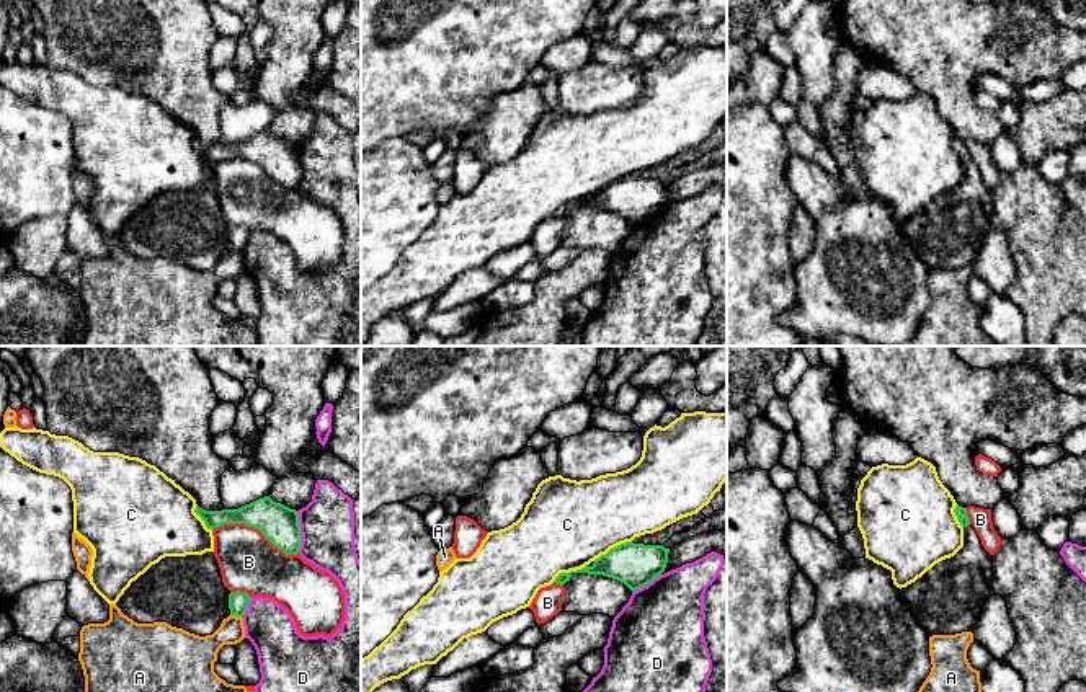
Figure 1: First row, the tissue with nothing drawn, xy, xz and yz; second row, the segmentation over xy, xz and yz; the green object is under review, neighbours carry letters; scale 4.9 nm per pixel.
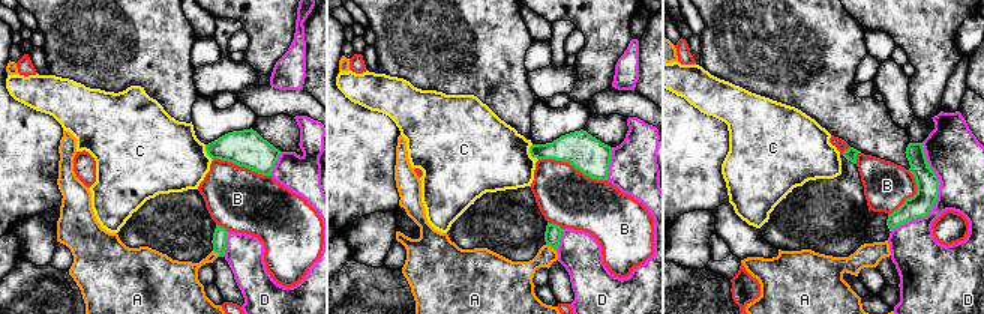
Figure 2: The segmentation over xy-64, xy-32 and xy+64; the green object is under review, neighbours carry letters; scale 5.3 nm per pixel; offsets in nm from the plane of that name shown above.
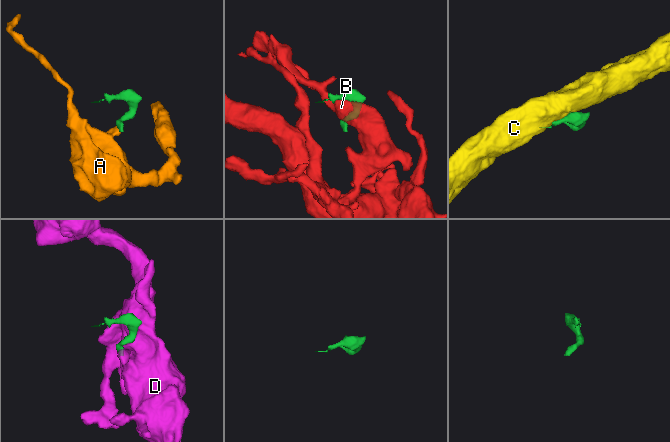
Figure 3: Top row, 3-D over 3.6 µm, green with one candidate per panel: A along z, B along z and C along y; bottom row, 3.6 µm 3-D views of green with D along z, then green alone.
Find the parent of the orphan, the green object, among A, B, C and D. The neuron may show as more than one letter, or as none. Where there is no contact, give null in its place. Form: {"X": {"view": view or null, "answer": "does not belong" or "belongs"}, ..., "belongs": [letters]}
{"A": {"view": "xy", "answer": "does not belong"}, "B": {"view": "xy", "answer": "does not belong"}, "C": {"view": "xz", "answer": "does not belong"}, "D": {"view": "xy", "answer": "does not belong"}, "belongs": []}

